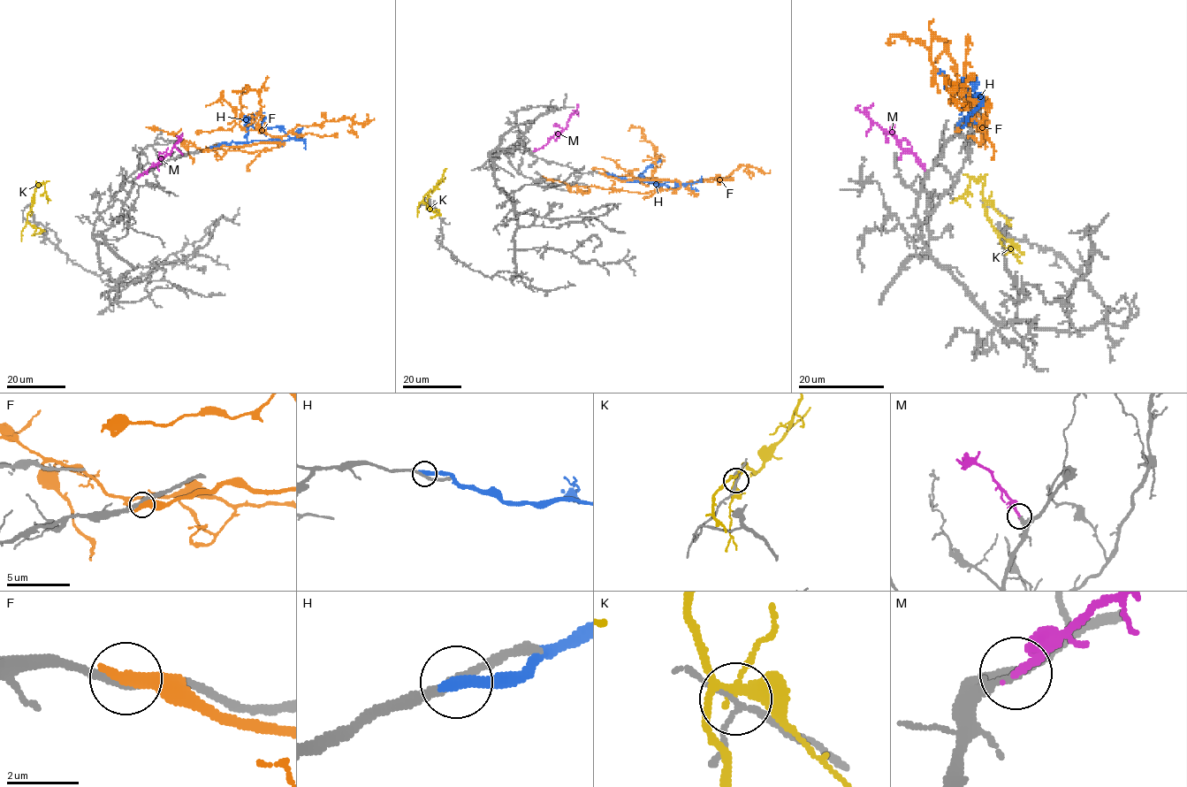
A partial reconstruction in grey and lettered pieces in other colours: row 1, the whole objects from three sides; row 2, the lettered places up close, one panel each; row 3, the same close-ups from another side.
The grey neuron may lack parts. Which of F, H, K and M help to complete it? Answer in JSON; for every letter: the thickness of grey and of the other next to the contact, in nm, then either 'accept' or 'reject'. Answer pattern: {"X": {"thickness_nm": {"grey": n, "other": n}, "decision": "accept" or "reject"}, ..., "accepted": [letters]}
{"F": {"thickness_nm": {"grey": 240, "other": 500}, "decision": "reject"}, "H": {"thickness_nm": {"grey": 240, "other": 360}, "decision": "reject"}, "K": {"thickness_nm": {"grey": 130, "other": 260}, "decision": "reject"}, "M": {"thickness_nm": {"grey": 220, "other": 240}, "decision": "accept"}, "accepted": ["M"]}

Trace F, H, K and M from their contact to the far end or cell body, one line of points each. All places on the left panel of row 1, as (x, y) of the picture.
F: (204, 150), (223, 146), (285, 143), (254, 152), (200, 148), (166, 132), (146, 126)
H: (212, 146), (221, 142), (286, 140), (288, 138), (277, 126), (254, 129), (247, 122), (259, 111), (263, 112)
K: (33, 202), (27, 222), (43, 231), (39, 233)
M: (137, 178), (169, 155), (183, 133)

